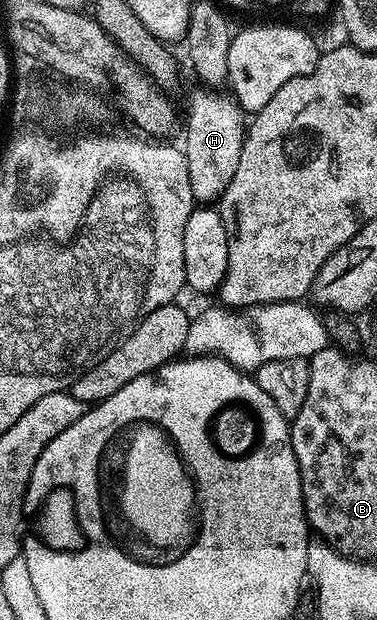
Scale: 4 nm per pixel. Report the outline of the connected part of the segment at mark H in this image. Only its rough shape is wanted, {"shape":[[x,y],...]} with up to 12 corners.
{"shape":[[228,93],[189,94],[187,176],[201,204],[231,184],[247,115]]}

